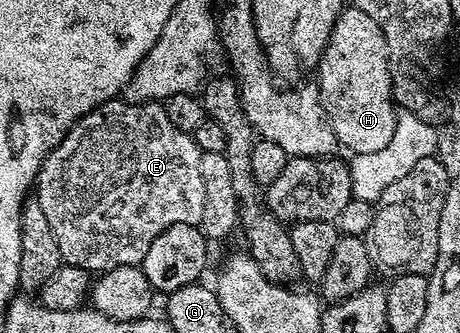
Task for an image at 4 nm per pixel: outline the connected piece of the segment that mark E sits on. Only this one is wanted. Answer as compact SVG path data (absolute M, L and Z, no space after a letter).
M115 100L100 104L92 112L84 115L66 133L64 140L60 140L58 147L46 156L36 179L36 197L40 208L44 208L44 216L48 220L48 224L52 224L56 244L60 244L63 263L67 266L79 266L91 272L105 272L121 266L141 266L152 240L156 240L156 236L160 236L160 232L164 232L164 228L172 228L172 224L198 226L204 216L204 179L200 173L202 153L202 149L194 143L194 135L180 132L180 128L176 128L176 124L172 124L172 120L168 120L165 105L160 102Z

